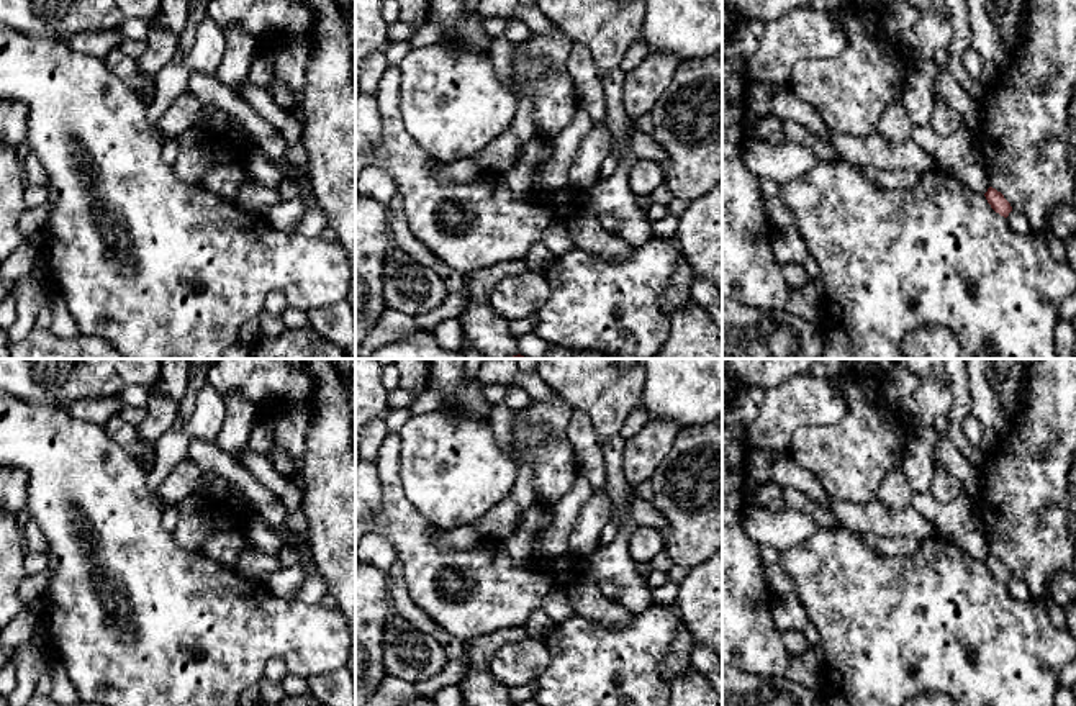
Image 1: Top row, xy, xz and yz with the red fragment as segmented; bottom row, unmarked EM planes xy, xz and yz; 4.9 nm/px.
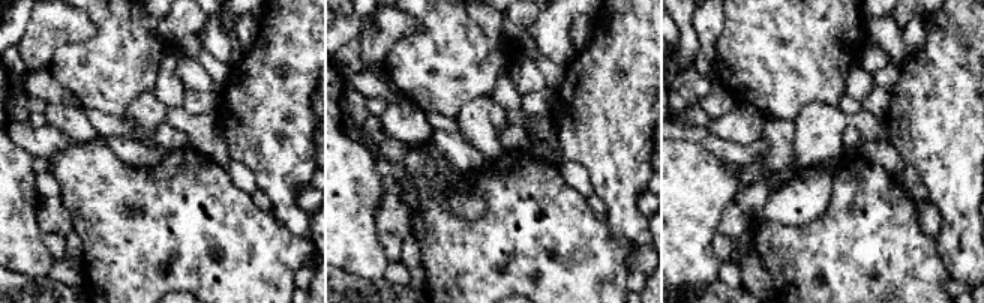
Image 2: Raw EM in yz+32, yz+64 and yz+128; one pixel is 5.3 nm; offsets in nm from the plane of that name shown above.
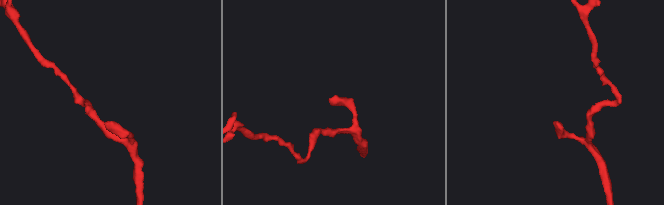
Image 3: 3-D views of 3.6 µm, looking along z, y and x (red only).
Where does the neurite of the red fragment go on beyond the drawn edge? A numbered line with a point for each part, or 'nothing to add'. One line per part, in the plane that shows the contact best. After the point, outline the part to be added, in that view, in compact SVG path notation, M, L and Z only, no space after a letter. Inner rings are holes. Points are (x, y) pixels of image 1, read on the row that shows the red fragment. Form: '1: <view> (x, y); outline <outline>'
nothing to add

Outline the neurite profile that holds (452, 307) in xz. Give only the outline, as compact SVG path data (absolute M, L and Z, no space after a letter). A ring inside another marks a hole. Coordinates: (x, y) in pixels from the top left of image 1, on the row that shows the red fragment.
M467 285L462 292L449 293L447 298L432 311L416 316L416 323L426 329L432 331L444 319L459 318L472 296L470 287Z

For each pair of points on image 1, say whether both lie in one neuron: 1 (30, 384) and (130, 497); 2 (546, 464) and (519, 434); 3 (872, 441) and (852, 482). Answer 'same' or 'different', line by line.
1: different
2: same
3: same

